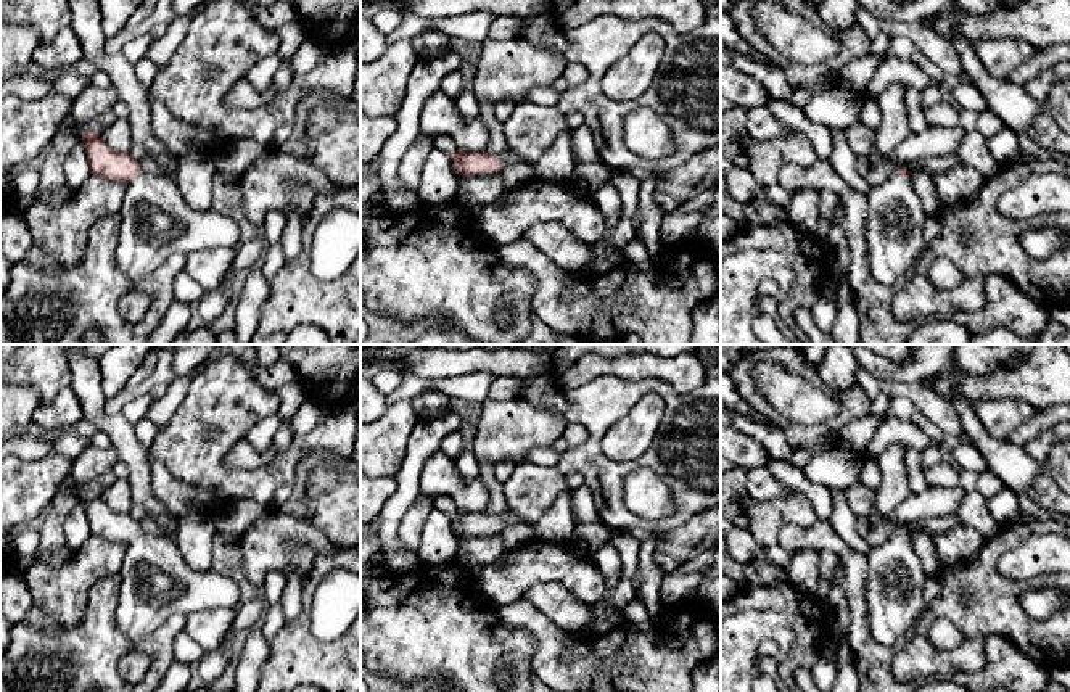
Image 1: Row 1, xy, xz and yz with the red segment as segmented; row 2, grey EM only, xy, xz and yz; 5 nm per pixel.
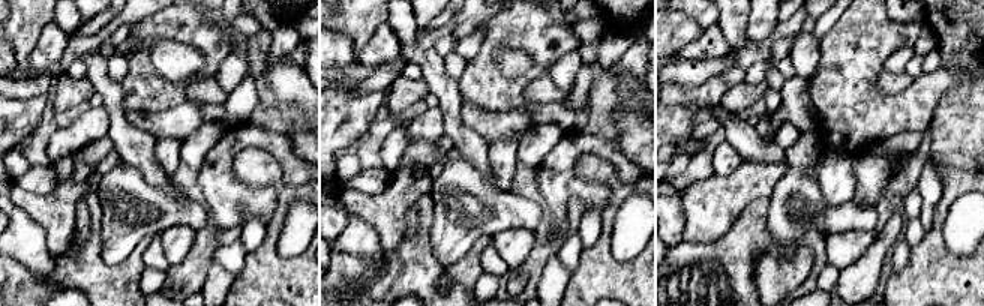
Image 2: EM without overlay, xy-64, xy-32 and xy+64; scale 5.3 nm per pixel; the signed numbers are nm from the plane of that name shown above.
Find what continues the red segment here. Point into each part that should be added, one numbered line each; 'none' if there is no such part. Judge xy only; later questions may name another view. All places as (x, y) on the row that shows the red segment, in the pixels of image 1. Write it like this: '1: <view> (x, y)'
1: xy (156, 222)

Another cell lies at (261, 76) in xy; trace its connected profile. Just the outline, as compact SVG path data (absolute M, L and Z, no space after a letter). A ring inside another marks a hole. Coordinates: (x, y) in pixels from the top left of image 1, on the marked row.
M277 53L261 58L248 72L246 79L256 92L262 93L274 87L274 77L282 64Z

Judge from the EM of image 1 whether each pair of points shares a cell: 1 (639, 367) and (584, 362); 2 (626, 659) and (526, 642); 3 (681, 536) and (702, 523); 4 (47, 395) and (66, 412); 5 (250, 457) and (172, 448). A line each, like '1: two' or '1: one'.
1: one
2: two
3: one
4: two
5: two

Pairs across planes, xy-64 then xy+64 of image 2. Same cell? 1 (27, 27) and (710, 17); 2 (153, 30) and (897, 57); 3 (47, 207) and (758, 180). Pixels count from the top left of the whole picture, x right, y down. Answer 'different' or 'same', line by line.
1: same
2: different
3: same

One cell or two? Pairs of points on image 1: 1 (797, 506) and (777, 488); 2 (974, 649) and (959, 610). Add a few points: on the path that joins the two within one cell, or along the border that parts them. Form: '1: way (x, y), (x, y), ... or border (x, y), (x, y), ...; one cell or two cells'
1: border (794, 493), (769, 499), (748, 498); two cells
2: way (972, 639), (972, 623), (969, 620); one cell

